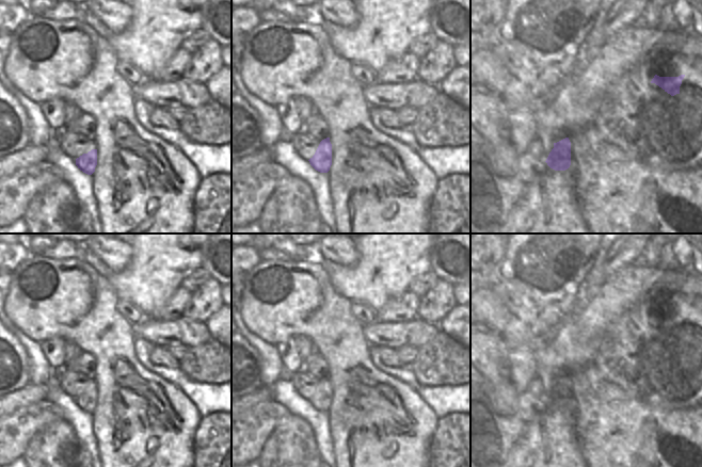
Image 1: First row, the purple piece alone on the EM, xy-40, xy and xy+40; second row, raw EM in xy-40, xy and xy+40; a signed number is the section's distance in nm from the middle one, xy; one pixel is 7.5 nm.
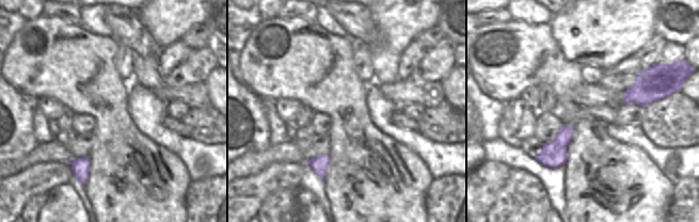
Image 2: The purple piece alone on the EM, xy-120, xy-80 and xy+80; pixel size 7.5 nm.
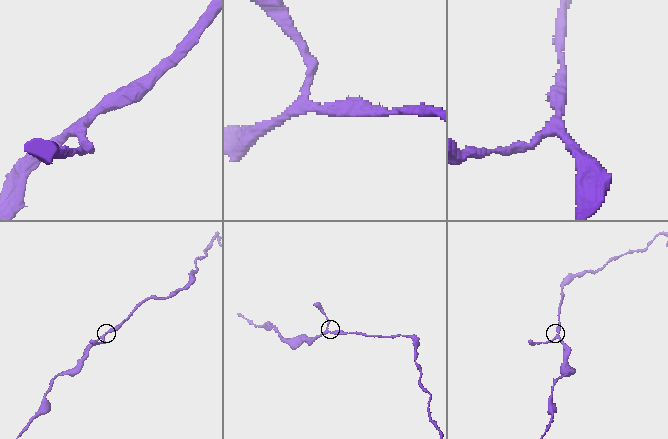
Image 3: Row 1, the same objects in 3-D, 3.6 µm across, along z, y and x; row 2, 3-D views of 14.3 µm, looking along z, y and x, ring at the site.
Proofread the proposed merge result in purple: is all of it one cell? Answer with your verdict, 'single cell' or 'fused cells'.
single cell

